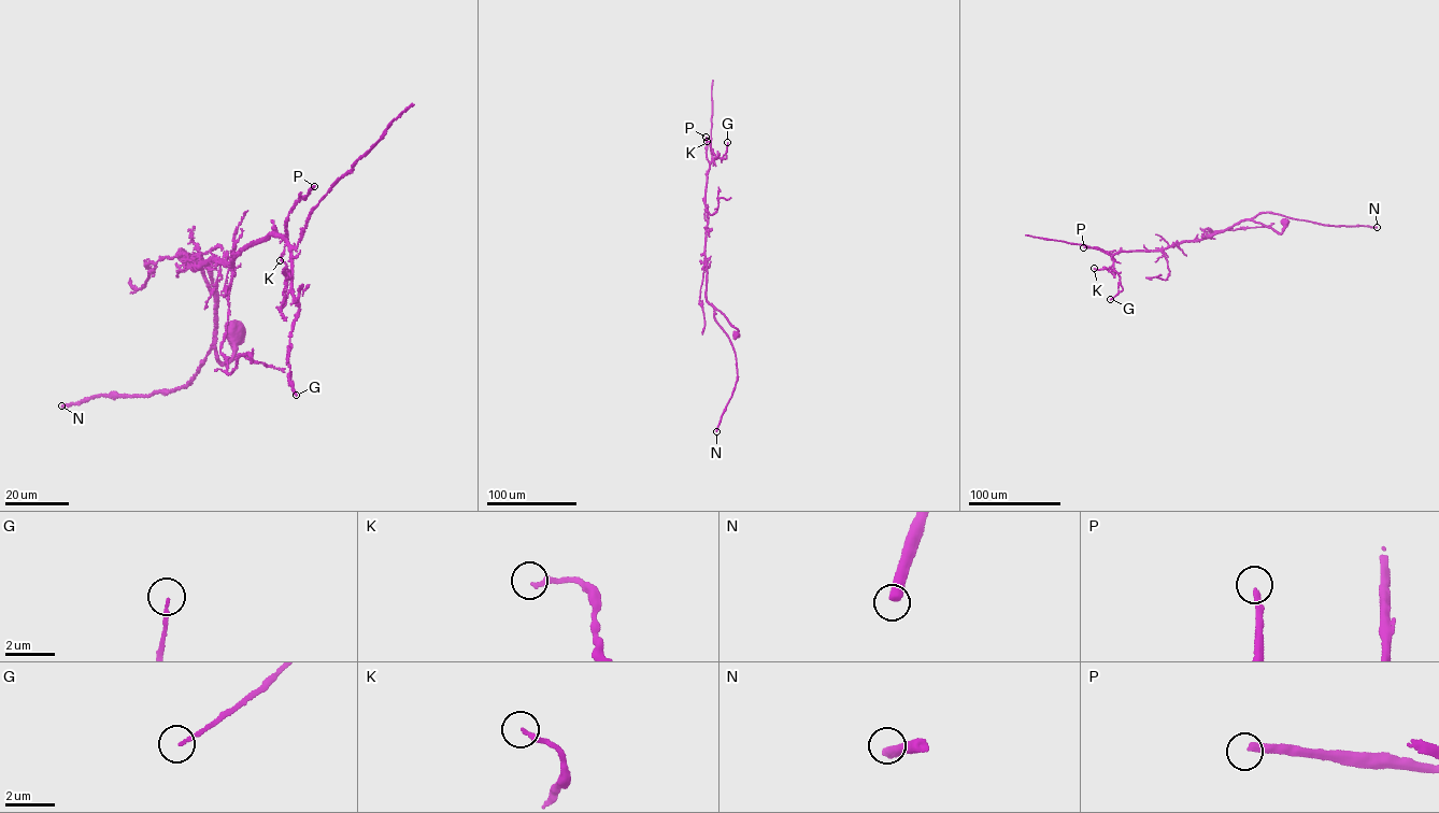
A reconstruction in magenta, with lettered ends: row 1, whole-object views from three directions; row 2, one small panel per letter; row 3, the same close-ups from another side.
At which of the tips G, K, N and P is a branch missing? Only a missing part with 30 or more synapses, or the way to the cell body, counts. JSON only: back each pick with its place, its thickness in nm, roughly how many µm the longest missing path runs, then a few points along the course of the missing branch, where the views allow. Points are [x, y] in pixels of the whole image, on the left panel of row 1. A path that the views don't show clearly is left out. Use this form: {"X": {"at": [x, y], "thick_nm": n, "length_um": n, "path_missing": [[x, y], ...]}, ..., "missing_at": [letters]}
{"missing_at": []}

